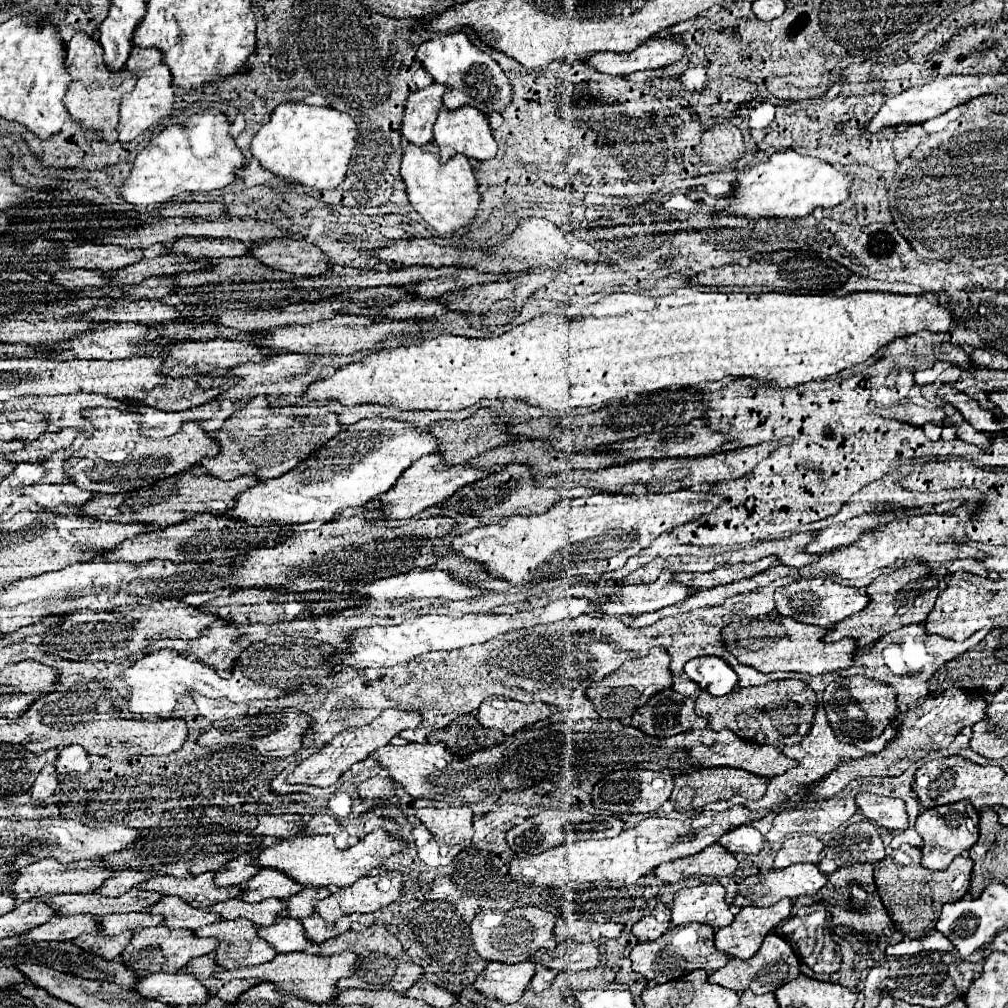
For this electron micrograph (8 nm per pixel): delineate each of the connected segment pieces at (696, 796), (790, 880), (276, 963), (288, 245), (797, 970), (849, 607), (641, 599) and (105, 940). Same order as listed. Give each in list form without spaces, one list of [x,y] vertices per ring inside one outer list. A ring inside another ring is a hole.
[[[709,767],[701,771],[693,771],[689,775],[677,775],[675,777],[675,789],[671,793],[671,801],[675,803],[675,809],[679,811],[691,811],[701,809],[703,805],[717,801],[717,799],[729,799],[735,793],[741,793],[749,799],[763,797],[767,789],[767,781],[763,777],[757,777],[755,773],[745,773],[745,769],[733,769],[733,767]]]
[[[797,863],[797,865],[789,865],[785,869],[771,869],[763,875],[757,877],[747,877],[741,881],[739,889],[737,889],[737,897],[735,903],[745,907],[745,905],[757,905],[757,907],[769,907],[773,903],[777,903],[783,897],[789,899],[797,899],[801,895],[815,895],[823,885],[827,883],[827,873],[823,873],[817,865],[809,865],[809,863]]]
[[[343,951],[343,953],[331,955],[331,957],[311,955],[311,953],[281,953],[273,961],[263,963],[263,965],[243,967],[243,969],[227,969],[227,971],[221,969],[219,973],[215,973],[215,977],[223,979],[223,981],[259,977],[263,981],[275,983],[283,993],[297,995],[297,997],[313,1001],[313,1003],[333,1003],[337,999],[337,993],[339,993],[337,983],[341,979],[351,977],[353,973],[357,973],[357,961],[359,961],[359,957],[351,951]]]
[[[273,239],[271,243],[253,243],[253,257],[271,269],[281,269],[295,275],[323,275],[327,271],[327,257],[319,247],[305,239]]]
[[[769,933],[761,945],[761,949],[747,961],[741,959],[729,959],[725,967],[721,967],[715,973],[709,973],[709,981],[723,985],[727,989],[733,989],[737,993],[743,993],[745,989],[751,989],[755,995],[763,995],[763,993],[771,993],[775,989],[779,989],[781,985],[797,979],[801,975],[801,961],[797,957],[797,953],[793,951],[793,947],[779,935]]]
[[[803,577],[775,591],[775,609],[781,615],[789,615],[799,623],[819,625],[819,627],[835,625],[845,617],[865,609],[867,605],[869,605],[869,595],[865,591],[849,585],[839,585],[831,577]]]
[[[663,571],[653,583],[605,587],[603,591],[609,595],[609,601],[601,603],[599,611],[609,615],[641,615],[685,601],[695,589],[685,589],[685,585],[675,583],[673,575],[673,571]]]
[[[125,931],[121,935],[81,935],[75,939],[75,945],[79,945],[85,951],[93,951],[97,955],[101,955],[103,959],[117,959],[121,955],[121,949],[125,949],[125,945],[129,945],[129,941],[133,939],[133,931]]]

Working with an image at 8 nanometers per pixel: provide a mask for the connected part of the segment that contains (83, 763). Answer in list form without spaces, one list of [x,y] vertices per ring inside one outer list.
[[[69,745],[59,751],[59,759],[55,761],[59,773],[89,773],[89,753],[81,749],[81,745]]]

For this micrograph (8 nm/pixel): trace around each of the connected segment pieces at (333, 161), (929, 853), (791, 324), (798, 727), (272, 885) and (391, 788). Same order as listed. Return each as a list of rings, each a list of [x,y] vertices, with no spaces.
[[[283,101],[275,107],[269,123],[255,133],[251,153],[263,169],[281,179],[297,181],[313,189],[335,189],[347,173],[357,131],[357,121],[347,113],[301,101]]]
[[[957,801],[953,805],[941,805],[937,809],[921,811],[917,817],[915,829],[923,837],[921,865],[935,869],[935,871],[943,871],[957,855],[961,855],[965,849],[969,849],[977,841],[979,813],[977,813],[977,809],[973,809],[973,805],[969,805],[969,801]]]
[[[689,287],[677,289],[671,295],[663,295],[663,297],[647,297],[641,293],[611,293],[601,297],[599,301],[595,301],[591,305],[591,311],[587,315],[581,317],[565,317],[565,315],[555,315],[555,313],[543,313],[537,315],[535,319],[513,327],[511,331],[499,335],[499,337],[485,337],[485,339],[477,339],[477,337],[459,337],[459,335],[451,335],[451,333],[443,333],[437,335],[429,341],[423,341],[419,345],[407,345],[407,347],[397,347],[391,351],[381,351],[381,353],[373,353],[367,355],[365,359],[345,365],[341,369],[335,371],[335,375],[327,377],[327,379],[319,379],[313,385],[309,385],[309,389],[305,391],[305,399],[315,399],[315,401],[323,401],[323,399],[337,399],[343,405],[359,405],[359,403],[383,403],[383,405],[397,405],[399,409],[439,409],[439,411],[459,411],[465,409],[469,405],[479,403],[481,399],[523,399],[531,405],[539,405],[545,409],[573,409],[573,407],[589,407],[589,405],[601,405],[607,403],[609,399],[623,399],[627,393],[653,393],[653,391],[661,391],[661,389],[679,389],[679,387],[697,387],[701,383],[707,381],[717,381],[721,377],[727,375],[735,375],[735,377],[755,377],[755,379],[767,379],[771,385],[777,387],[795,387],[799,383],[805,381],[813,381],[813,379],[827,379],[835,373],[839,373],[841,369],[847,369],[855,363],[861,363],[865,359],[869,359],[871,355],[877,353],[879,347],[887,345],[889,341],[897,339],[897,337],[905,337],[905,335],[913,335],[917,331],[949,331],[955,325],[955,319],[951,315],[951,309],[947,303],[931,303],[929,297],[939,297],[937,293],[929,293],[929,295],[901,295],[901,293],[883,293],[883,291],[857,291],[857,293],[849,293],[849,295],[793,295],[793,293],[705,293],[705,291],[693,291]]]
[[[781,679],[755,687],[737,687],[725,697],[713,697],[703,689],[695,701],[695,713],[709,721],[709,729],[731,729],[741,739],[775,747],[801,743],[813,725],[815,709],[817,699],[811,685],[799,679]]]
[[[265,869],[245,883],[245,893],[239,899],[249,903],[259,903],[271,897],[289,899],[293,893],[299,893],[301,889],[303,885],[293,881],[287,873],[281,873],[277,869]]]
[[[371,777],[359,784],[358,794],[363,799],[389,798],[395,793],[395,781],[391,777]]]

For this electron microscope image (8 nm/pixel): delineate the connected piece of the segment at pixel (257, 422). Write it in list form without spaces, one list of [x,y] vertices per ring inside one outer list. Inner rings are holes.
[[[245,407],[243,411],[235,413],[233,419],[229,419],[229,423],[225,421],[225,425],[213,433],[213,437],[219,441],[221,451],[217,457],[213,459],[203,459],[201,465],[215,477],[219,479],[235,479],[239,475],[255,475],[261,479],[273,479],[273,477],[281,477],[287,471],[291,471],[293,467],[297,467],[305,457],[309,457],[309,453],[315,453],[317,449],[321,449],[321,445],[325,445],[325,441],[329,441],[331,437],[335,437],[337,433],[341,433],[341,429],[345,429],[345,425],[339,423],[339,417],[335,413],[327,413],[325,417],[285,417],[285,415],[259,415],[257,409],[253,407]]]

